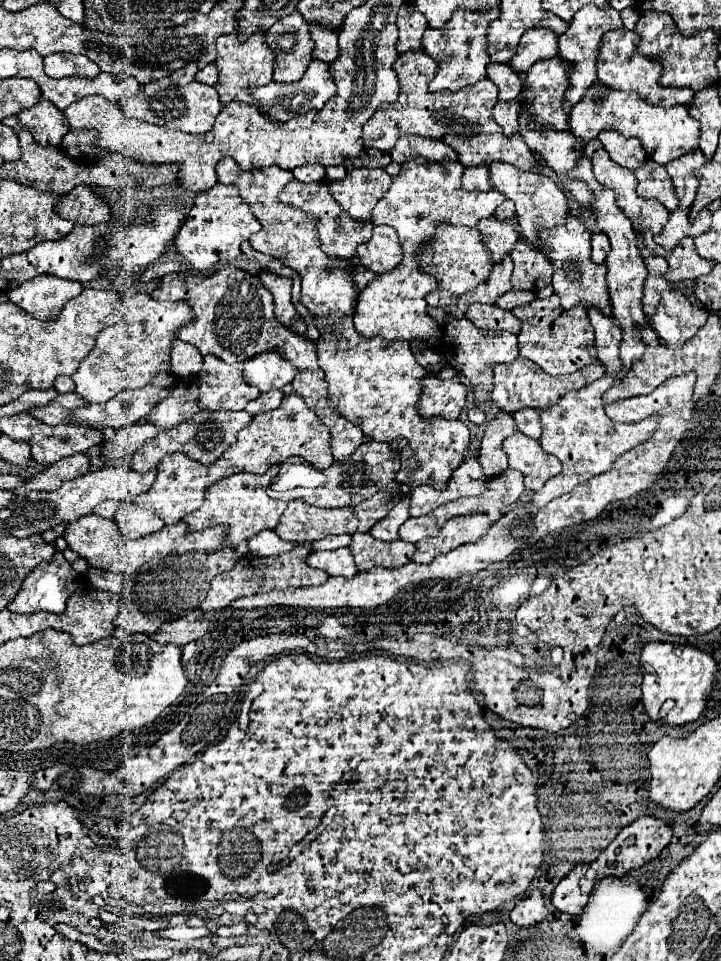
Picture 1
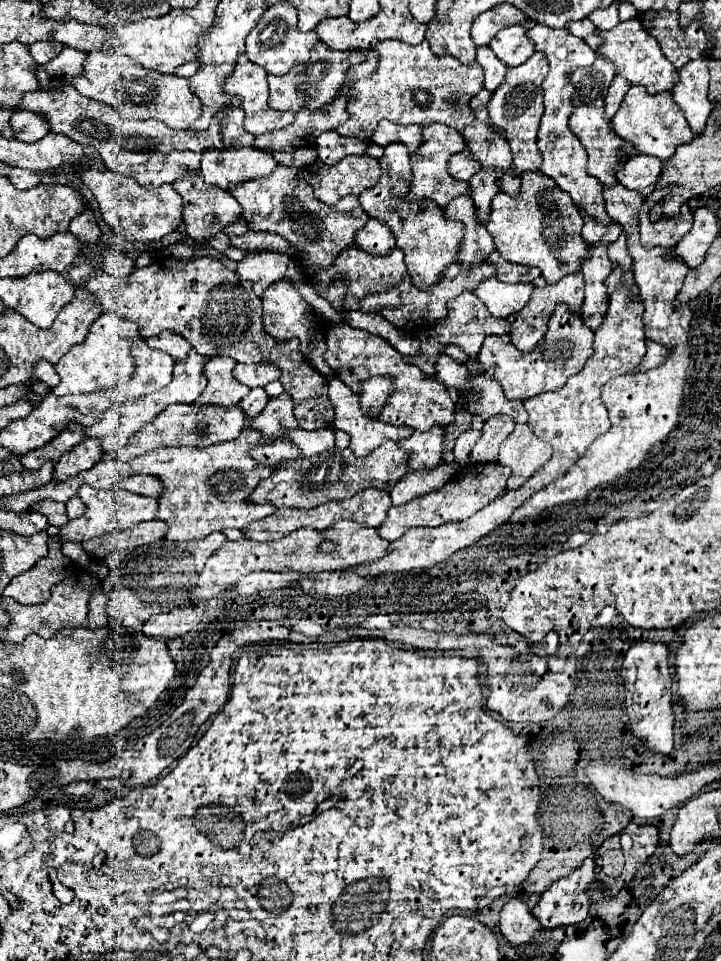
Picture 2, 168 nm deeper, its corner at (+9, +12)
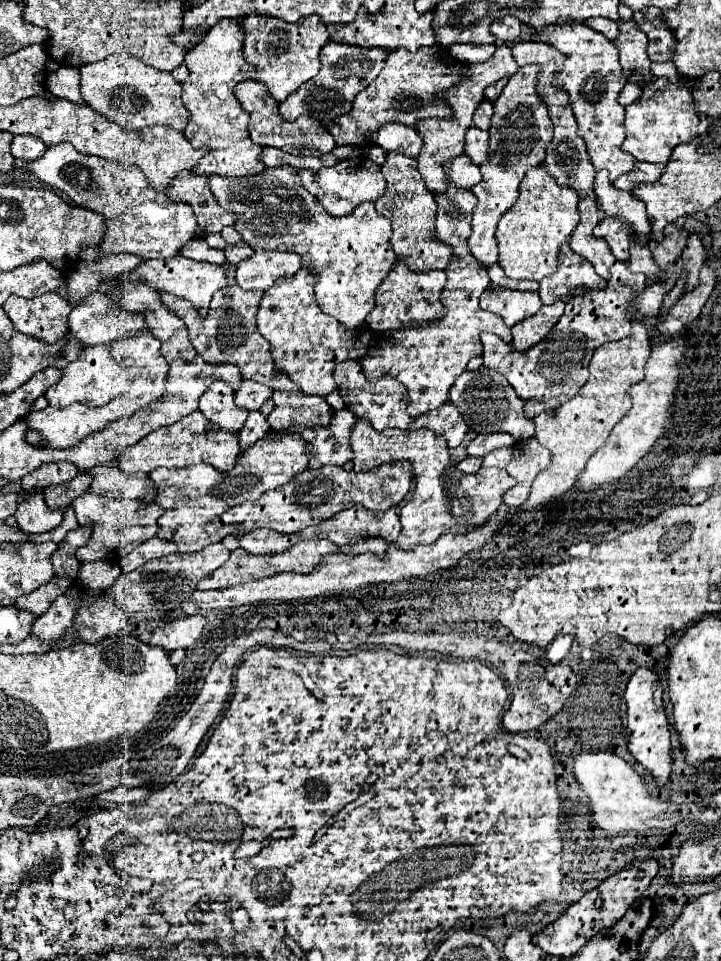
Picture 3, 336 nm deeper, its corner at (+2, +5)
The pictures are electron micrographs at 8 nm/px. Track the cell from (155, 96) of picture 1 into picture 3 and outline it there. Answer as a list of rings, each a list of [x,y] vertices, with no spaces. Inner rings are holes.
[[[113,54],[105,60],[85,64],[81,70],[81,94],[85,102],[103,114],[109,122],[121,124],[127,130],[145,126],[173,126],[183,130],[189,120],[189,110],[181,102],[181,84],[169,72],[157,70],[131,54]]]

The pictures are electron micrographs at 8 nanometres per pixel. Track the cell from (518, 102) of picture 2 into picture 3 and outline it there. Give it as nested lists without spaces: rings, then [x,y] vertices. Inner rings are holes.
[[[525,66],[519,68],[513,78],[509,78],[507,86],[503,88],[499,100],[493,104],[495,114],[491,118],[489,128],[489,162],[483,162],[481,174],[483,180],[471,188],[477,198],[473,222],[471,222],[471,236],[469,236],[469,252],[481,266],[493,266],[497,262],[497,240],[493,236],[497,222],[505,210],[509,210],[519,194],[519,182],[527,174],[529,168],[541,166],[545,158],[545,148],[553,138],[553,124],[549,120],[547,108],[541,102],[535,84],[537,84],[539,66]]]

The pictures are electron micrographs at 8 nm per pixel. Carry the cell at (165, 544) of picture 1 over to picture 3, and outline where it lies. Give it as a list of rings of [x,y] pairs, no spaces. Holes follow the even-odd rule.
[[[37,492],[27,500],[21,500],[15,512],[17,526],[27,534],[39,534],[49,532],[61,524],[63,510],[49,510],[43,494]]]

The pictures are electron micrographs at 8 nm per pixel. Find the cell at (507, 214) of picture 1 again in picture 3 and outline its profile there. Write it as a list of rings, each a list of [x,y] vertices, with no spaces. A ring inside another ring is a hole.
[[[543,166],[531,168],[525,174],[525,178],[521,180],[517,202],[501,216],[501,220],[497,222],[497,230],[495,230],[495,238],[497,238],[497,246],[499,246],[499,264],[505,272],[505,276],[509,276],[513,280],[537,280],[537,282],[541,282],[541,278],[553,274],[557,270],[559,246],[569,242],[569,234],[575,230],[577,224],[579,224],[577,192],[573,192],[573,188],[559,186]]]

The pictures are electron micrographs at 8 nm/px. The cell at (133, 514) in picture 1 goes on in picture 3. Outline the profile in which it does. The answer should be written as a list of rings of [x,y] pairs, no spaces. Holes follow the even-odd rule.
[[[85,492],[79,498],[73,500],[71,508],[75,510],[75,518],[81,526],[91,526],[93,534],[89,538],[89,542],[77,550],[77,558],[81,562],[95,562],[95,560],[121,560],[123,556],[127,556],[135,546],[151,540],[157,530],[159,524],[157,520],[163,516],[165,510],[161,510],[161,506],[153,504],[145,504],[139,506],[139,502],[123,502],[123,500],[111,500],[93,492]]]

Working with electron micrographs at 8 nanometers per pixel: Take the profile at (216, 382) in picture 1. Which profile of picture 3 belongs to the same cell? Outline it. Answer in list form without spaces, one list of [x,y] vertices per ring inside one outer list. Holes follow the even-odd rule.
[[[213,382],[213,386],[209,386],[209,390],[201,396],[201,400],[199,400],[199,410],[201,410],[201,414],[205,414],[213,424],[217,424],[221,430],[225,430],[225,432],[239,432],[241,426],[245,424],[247,412],[241,410],[241,408],[237,408],[235,402],[233,402],[233,398],[235,398],[235,392],[229,388],[229,384],[225,384],[225,382]]]

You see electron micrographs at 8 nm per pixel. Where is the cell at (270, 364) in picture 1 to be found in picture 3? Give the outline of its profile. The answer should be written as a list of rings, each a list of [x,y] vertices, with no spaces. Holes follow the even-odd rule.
[[[243,380],[239,392],[235,392],[235,404],[247,412],[253,412],[259,410],[271,398],[271,394],[273,390],[269,386],[263,386],[253,380]]]

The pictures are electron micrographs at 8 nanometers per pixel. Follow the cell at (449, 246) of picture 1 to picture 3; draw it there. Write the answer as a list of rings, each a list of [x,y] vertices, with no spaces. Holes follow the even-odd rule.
[[[389,152],[385,154],[385,164],[381,166],[381,172],[387,180],[387,188],[385,194],[375,202],[375,208],[393,224],[391,244],[395,246],[395,254],[407,260],[407,266],[413,272],[443,270],[451,260],[451,246],[435,238],[433,220],[437,214],[437,204],[433,202],[433,194],[429,192],[417,170],[417,160],[399,152]]]

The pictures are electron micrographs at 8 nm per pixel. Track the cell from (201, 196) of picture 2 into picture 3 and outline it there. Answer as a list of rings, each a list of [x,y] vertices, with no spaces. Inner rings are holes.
[[[185,170],[173,178],[169,190],[165,190],[165,196],[169,200],[187,202],[193,208],[199,224],[197,236],[221,232],[221,228],[233,226],[233,222],[237,220],[235,214],[217,206],[213,194],[209,192],[207,176],[193,176],[191,172]]]

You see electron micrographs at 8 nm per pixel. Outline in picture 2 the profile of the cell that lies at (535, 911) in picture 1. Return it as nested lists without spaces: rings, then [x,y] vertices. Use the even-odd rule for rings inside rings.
[[[524,895],[512,897],[504,905],[504,909],[500,913],[500,931],[512,945],[530,941],[530,937],[534,935],[534,931],[538,927],[540,927],[540,923],[538,923],[538,919],[532,917],[532,911],[530,911]]]

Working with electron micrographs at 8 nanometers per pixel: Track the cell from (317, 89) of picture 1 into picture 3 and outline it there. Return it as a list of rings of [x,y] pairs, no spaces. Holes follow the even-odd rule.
[[[327,42],[319,54],[321,58],[321,70],[319,74],[303,84],[293,96],[289,96],[285,102],[279,104],[279,112],[285,120],[295,120],[299,116],[313,116],[317,120],[333,120],[341,114],[347,114],[351,110],[353,98],[373,82],[381,68],[385,66],[389,50],[381,48],[361,48],[361,46],[351,46],[351,44],[337,44],[337,42]]]

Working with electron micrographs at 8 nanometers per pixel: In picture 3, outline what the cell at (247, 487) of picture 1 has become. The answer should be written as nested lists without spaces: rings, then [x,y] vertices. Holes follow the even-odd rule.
[[[269,432],[263,440],[251,446],[245,454],[241,454],[237,466],[231,472],[219,472],[209,464],[197,464],[191,468],[157,468],[149,478],[157,486],[155,504],[159,504],[165,514],[159,518],[159,538],[175,542],[179,552],[199,552],[207,544],[221,542],[227,534],[235,534],[235,526],[219,526],[213,534],[207,534],[203,528],[209,520],[219,518],[225,510],[235,504],[247,500],[259,500],[263,492],[271,488],[279,488],[293,480],[299,472],[307,470],[309,454],[307,446],[297,434],[283,434]]]

